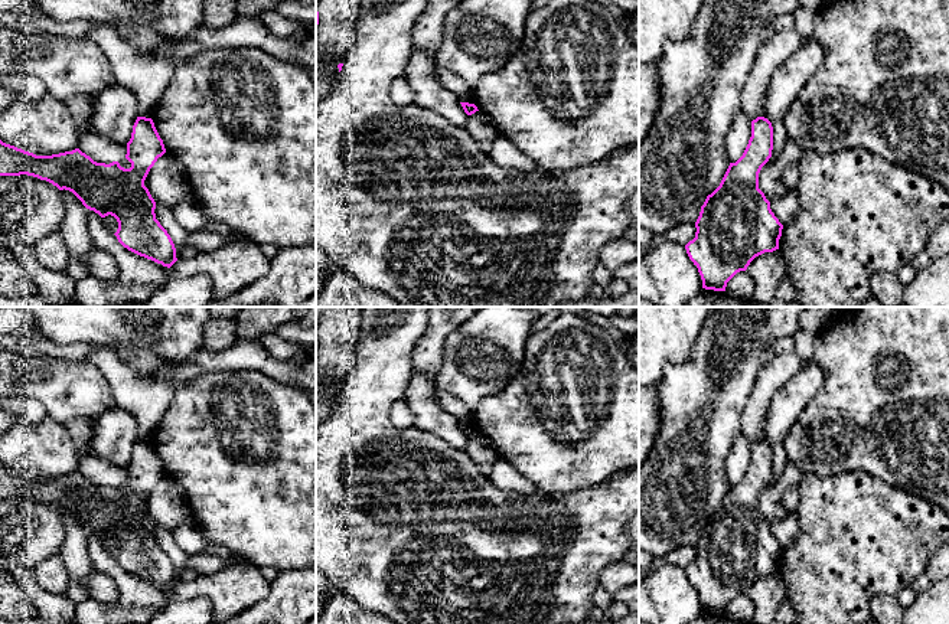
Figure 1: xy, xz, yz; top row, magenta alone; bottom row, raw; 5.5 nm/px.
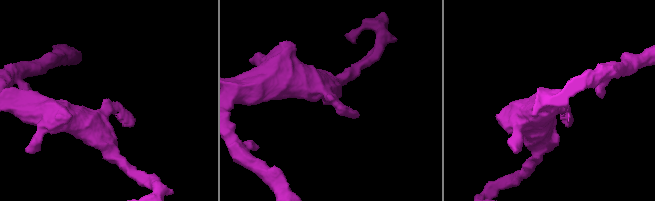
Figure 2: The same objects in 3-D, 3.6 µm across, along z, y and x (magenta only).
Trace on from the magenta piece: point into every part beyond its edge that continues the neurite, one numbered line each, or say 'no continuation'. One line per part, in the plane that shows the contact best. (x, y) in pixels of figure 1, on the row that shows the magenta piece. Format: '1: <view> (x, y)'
no continuation

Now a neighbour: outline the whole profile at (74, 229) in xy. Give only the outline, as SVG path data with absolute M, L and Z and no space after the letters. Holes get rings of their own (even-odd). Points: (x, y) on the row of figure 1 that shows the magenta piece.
M61 190L65 203L65 218L61 225L61 235L65 239L71 258L84 258L89 275L97 280L112 282L120 277L120 267L114 257L100 249L88 232L87 208L69 190Z

